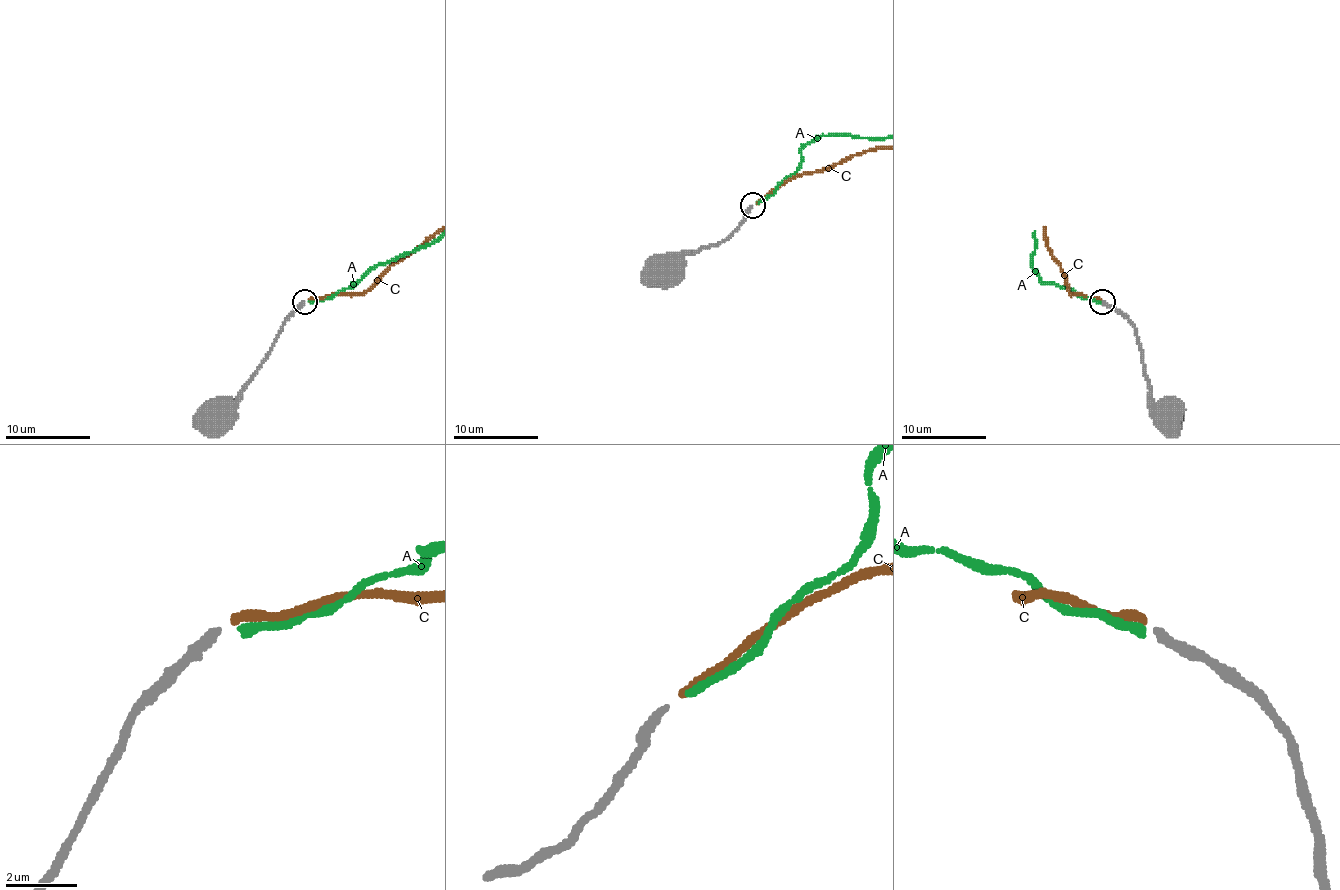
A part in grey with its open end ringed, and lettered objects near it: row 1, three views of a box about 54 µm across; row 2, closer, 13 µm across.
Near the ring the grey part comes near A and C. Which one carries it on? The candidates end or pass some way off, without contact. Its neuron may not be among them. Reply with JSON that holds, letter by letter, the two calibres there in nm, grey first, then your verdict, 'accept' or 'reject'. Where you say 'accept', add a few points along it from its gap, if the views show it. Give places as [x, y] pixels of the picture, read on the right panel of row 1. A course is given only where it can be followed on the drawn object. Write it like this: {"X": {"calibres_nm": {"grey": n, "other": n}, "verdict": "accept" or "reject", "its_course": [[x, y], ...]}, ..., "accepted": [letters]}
{"A": {"calibres_nm": {"grey": 260, "other": 240}, "verdict": "accept"}, "C": {"calibres_nm": {"grey": 260, "other": 280}, "verdict": "reject"}, "accepted": ["A"]}

